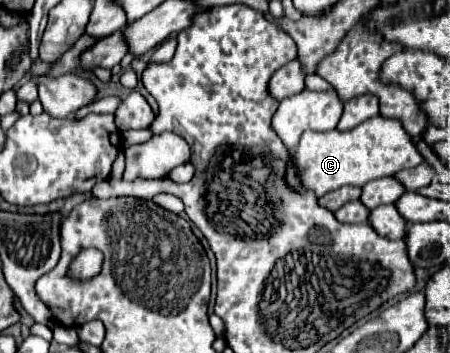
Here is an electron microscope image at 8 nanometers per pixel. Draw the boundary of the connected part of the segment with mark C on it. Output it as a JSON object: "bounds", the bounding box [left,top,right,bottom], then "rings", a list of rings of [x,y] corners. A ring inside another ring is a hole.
{"bounds":[294,116,422,198],"rings":[[[374,116],[364,124],[356,126],[348,132],[304,132],[300,144],[294,152],[296,176],[302,188],[314,192],[318,198],[338,190],[342,186],[364,186],[370,180],[394,176],[404,168],[414,168],[422,162],[422,156],[410,142],[410,136],[404,132],[398,120],[388,120],[382,116]]]}

